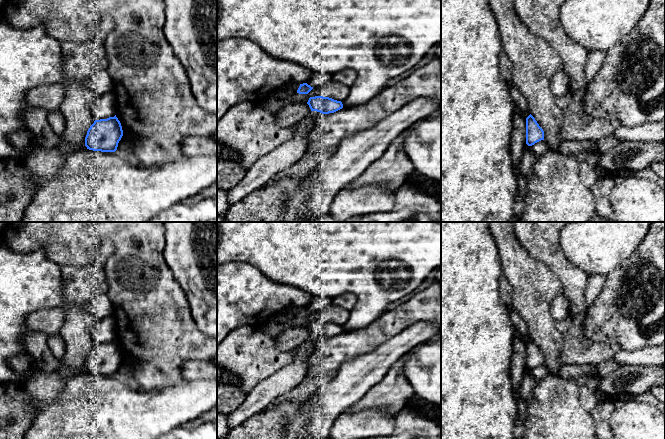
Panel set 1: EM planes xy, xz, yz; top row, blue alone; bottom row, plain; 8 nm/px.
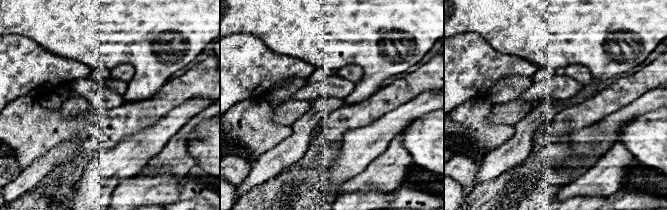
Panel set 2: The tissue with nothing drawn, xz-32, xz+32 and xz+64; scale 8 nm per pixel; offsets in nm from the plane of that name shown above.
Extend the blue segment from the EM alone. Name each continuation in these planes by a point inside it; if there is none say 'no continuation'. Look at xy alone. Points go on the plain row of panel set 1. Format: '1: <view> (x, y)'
no continuation

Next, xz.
1: xz (289, 377)

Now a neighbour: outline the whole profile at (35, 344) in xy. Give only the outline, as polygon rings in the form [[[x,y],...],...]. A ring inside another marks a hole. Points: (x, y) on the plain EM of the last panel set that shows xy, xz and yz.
[[[32,332],[23,339],[25,351],[33,358],[38,367],[43,371],[58,370],[61,361],[56,359],[48,345],[47,335],[43,332]]]

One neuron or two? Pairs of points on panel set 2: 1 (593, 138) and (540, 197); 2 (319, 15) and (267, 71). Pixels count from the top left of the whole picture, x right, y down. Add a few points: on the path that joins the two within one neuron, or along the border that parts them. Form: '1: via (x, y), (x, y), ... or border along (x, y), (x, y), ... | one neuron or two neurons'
1: border along (571, 149), (561, 169), (564, 172), (584, 172) | two neurons
2: border along (262, 41), (272, 50), (299, 58), (304, 62) | two neurons

